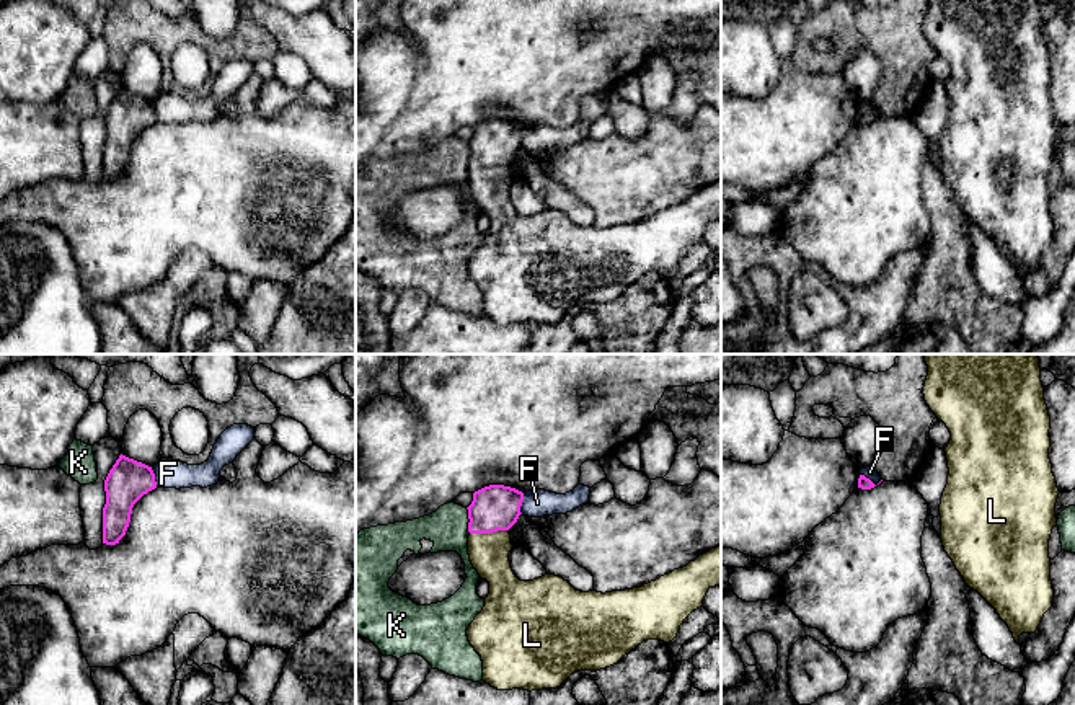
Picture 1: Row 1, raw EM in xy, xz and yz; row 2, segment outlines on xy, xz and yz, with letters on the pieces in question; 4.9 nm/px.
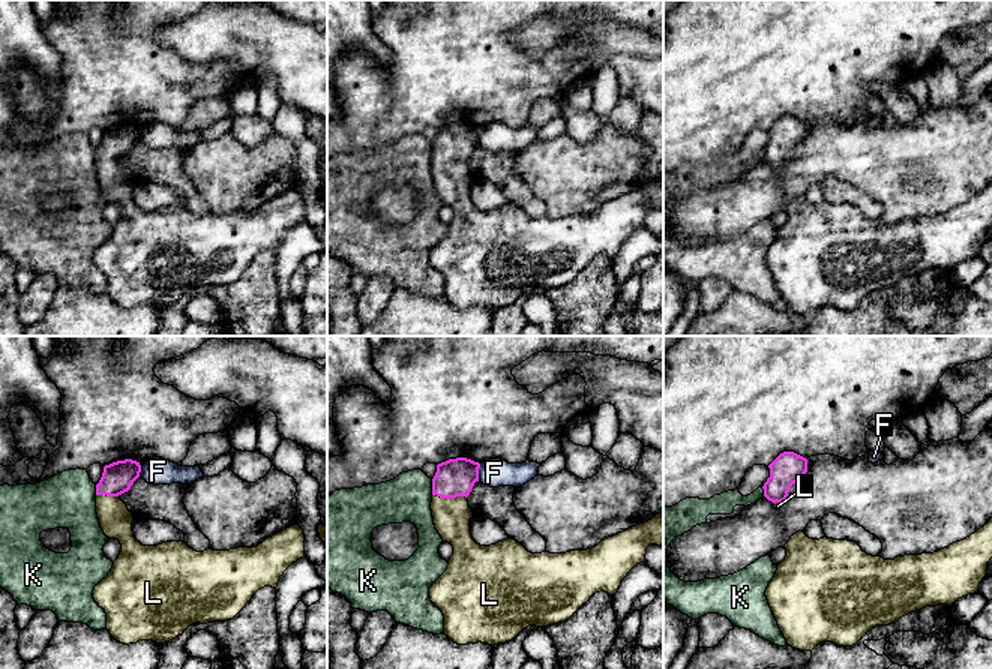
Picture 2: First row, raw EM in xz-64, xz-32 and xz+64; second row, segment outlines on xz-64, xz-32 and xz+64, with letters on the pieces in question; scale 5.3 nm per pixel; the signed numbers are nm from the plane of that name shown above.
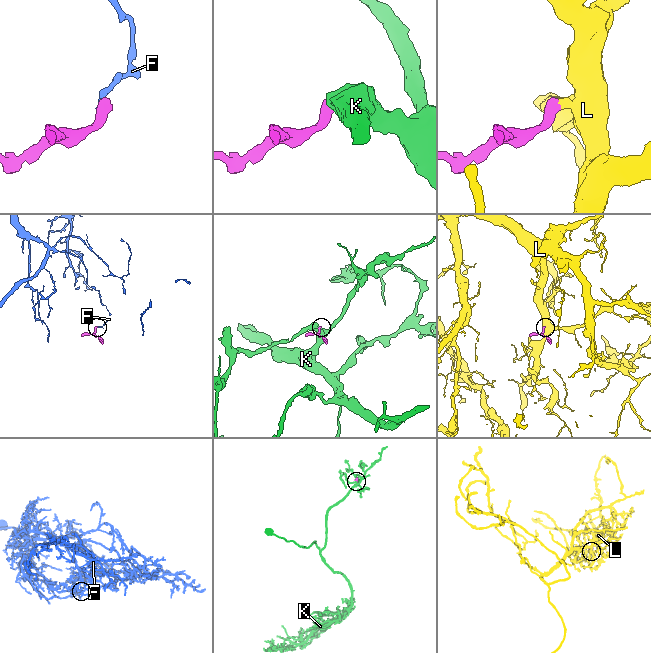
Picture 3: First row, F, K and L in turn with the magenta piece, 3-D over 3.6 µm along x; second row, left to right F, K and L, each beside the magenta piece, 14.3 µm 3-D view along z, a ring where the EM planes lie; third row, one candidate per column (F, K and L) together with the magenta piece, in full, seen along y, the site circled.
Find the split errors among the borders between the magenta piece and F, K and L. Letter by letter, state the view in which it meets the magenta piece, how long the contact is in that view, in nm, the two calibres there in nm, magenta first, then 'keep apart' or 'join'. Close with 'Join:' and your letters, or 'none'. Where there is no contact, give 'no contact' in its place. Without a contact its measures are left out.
F: contact in xz; length 110 nm; calibres 220 and 140 nm; keep apart
K: contact in xz; length 130 nm; calibres 220 and 200 nm; keep apart
L: contact in xz; length 190 nm; calibres 220 and 190 nm; join
Join: L

